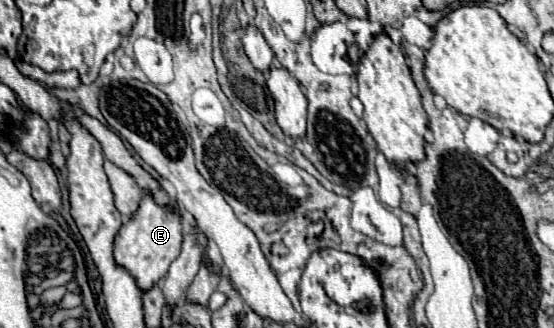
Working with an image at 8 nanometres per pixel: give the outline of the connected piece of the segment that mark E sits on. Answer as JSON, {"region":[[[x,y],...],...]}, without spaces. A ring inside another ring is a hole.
{"region":[[[145,192],[137,212],[121,226],[115,236],[115,262],[127,268],[137,280],[141,290],[149,290],[161,276],[167,274],[169,264],[179,256],[183,242],[183,224],[179,218],[179,208],[175,204],[161,206],[151,194]]]}

